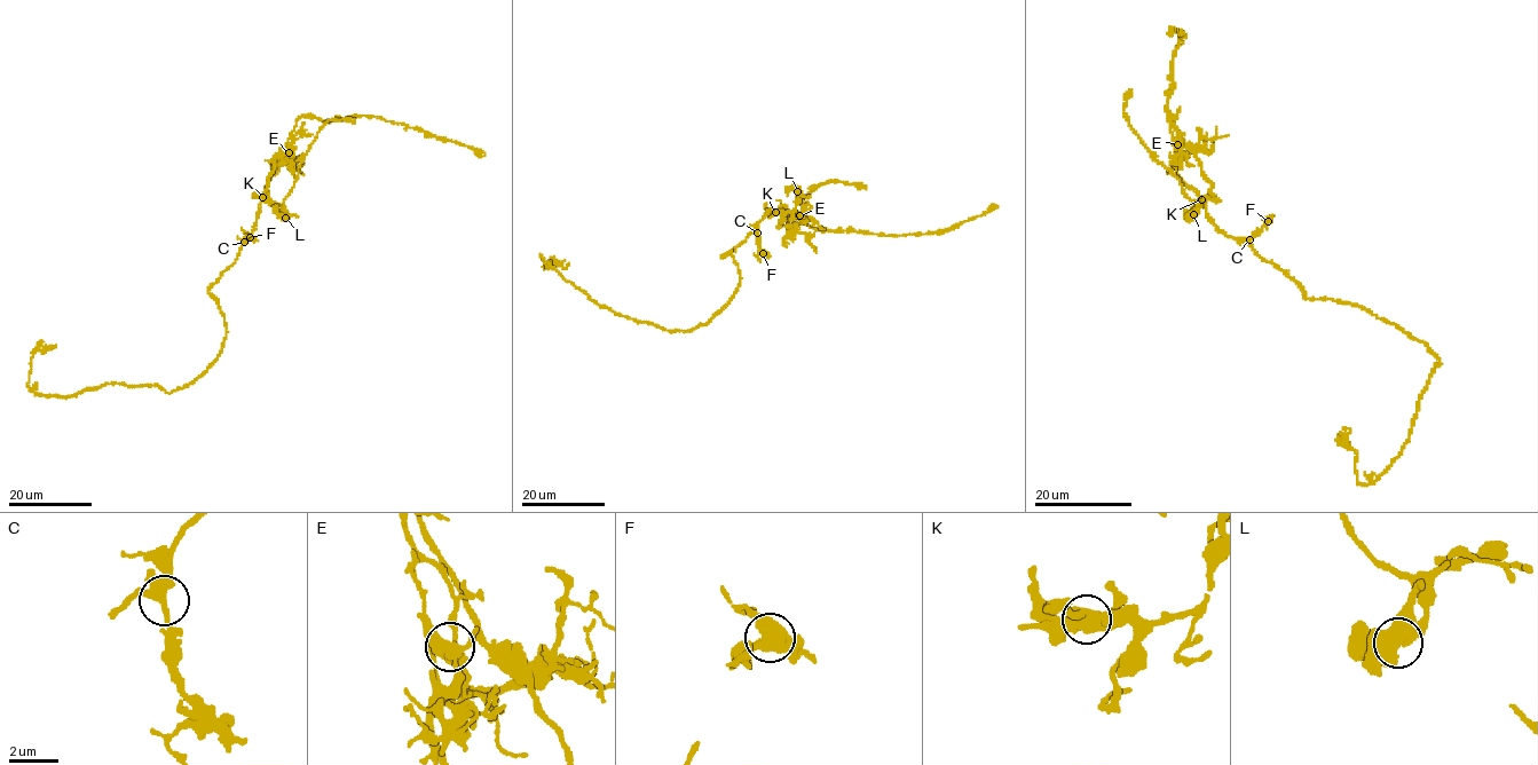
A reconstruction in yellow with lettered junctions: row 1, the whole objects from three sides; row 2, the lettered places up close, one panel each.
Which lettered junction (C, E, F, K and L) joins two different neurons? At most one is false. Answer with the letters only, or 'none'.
K

